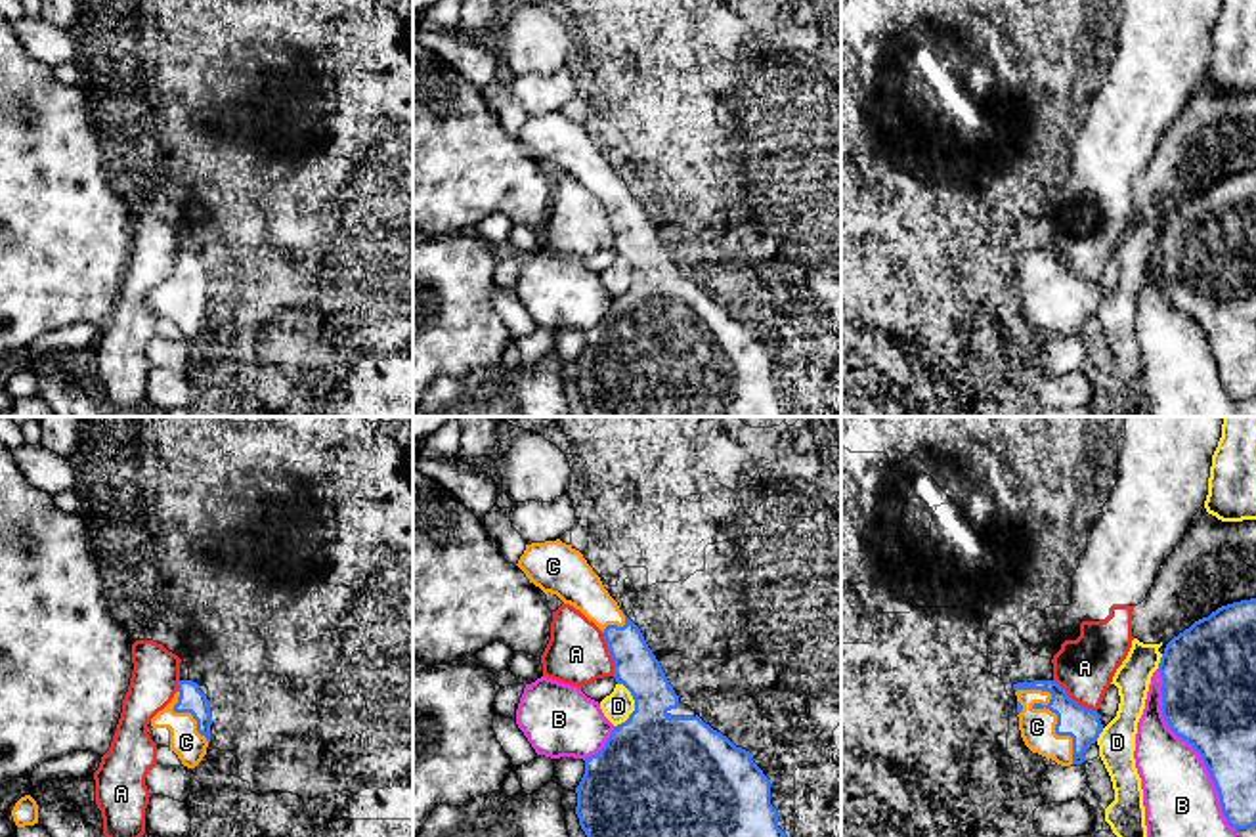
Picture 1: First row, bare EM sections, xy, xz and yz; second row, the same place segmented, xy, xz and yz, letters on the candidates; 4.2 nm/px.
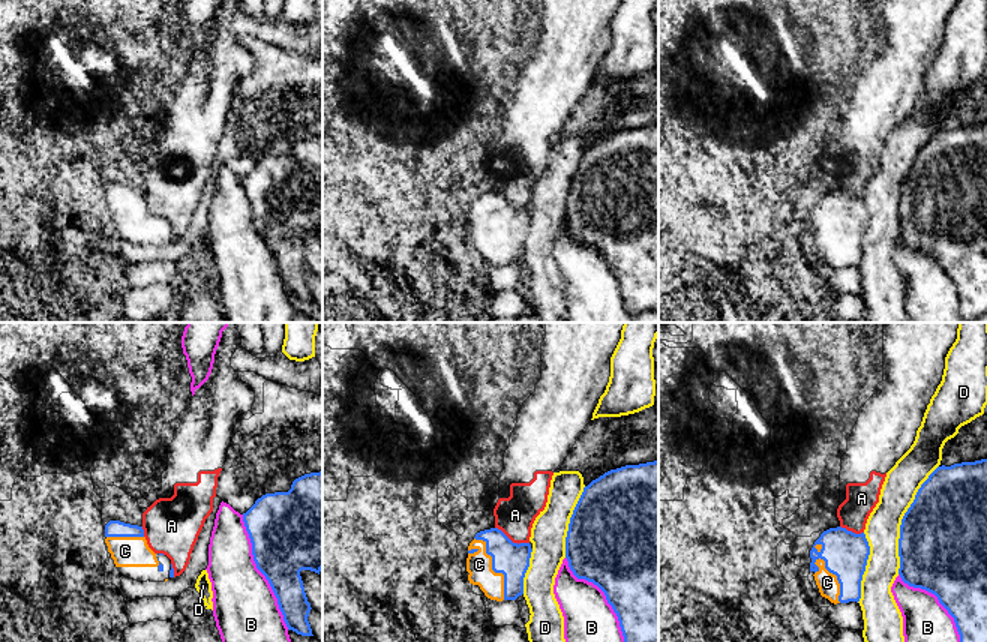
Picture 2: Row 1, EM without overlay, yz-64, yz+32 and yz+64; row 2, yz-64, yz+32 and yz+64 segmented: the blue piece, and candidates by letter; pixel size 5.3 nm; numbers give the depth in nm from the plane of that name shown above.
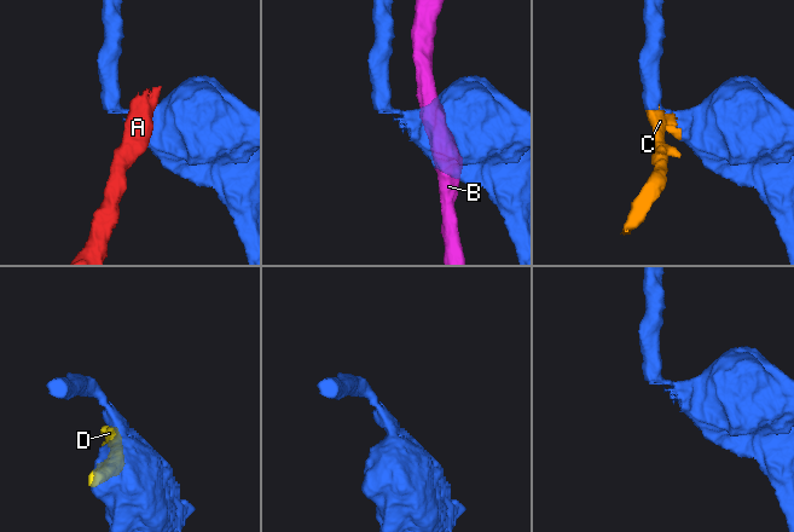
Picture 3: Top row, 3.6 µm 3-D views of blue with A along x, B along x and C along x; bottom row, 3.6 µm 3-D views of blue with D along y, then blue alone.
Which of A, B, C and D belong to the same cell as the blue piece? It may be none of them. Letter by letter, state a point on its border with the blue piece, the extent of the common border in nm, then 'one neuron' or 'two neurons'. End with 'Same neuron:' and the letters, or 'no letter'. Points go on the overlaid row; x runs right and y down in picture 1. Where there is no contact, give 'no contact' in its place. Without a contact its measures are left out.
A: contact yz (1071, 700); length 240 nm; two neurons
B: contact yz (1193, 748); length 750 nm; two neurons
C: contact yz (1058, 717); length 400 nm; one neuron
D: contact xz (635, 708); length 190 nm; two neurons
Same neuron: C

